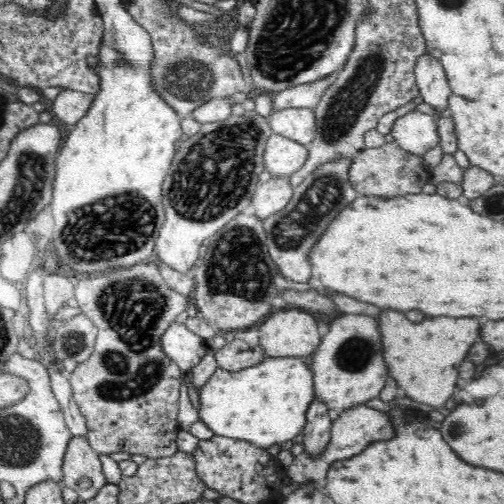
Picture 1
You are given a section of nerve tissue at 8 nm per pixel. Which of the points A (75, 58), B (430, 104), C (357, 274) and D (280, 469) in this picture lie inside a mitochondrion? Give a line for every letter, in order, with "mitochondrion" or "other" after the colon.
A: other
B: other
C: other
D: other

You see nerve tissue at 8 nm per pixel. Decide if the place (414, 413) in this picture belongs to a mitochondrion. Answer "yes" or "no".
no

